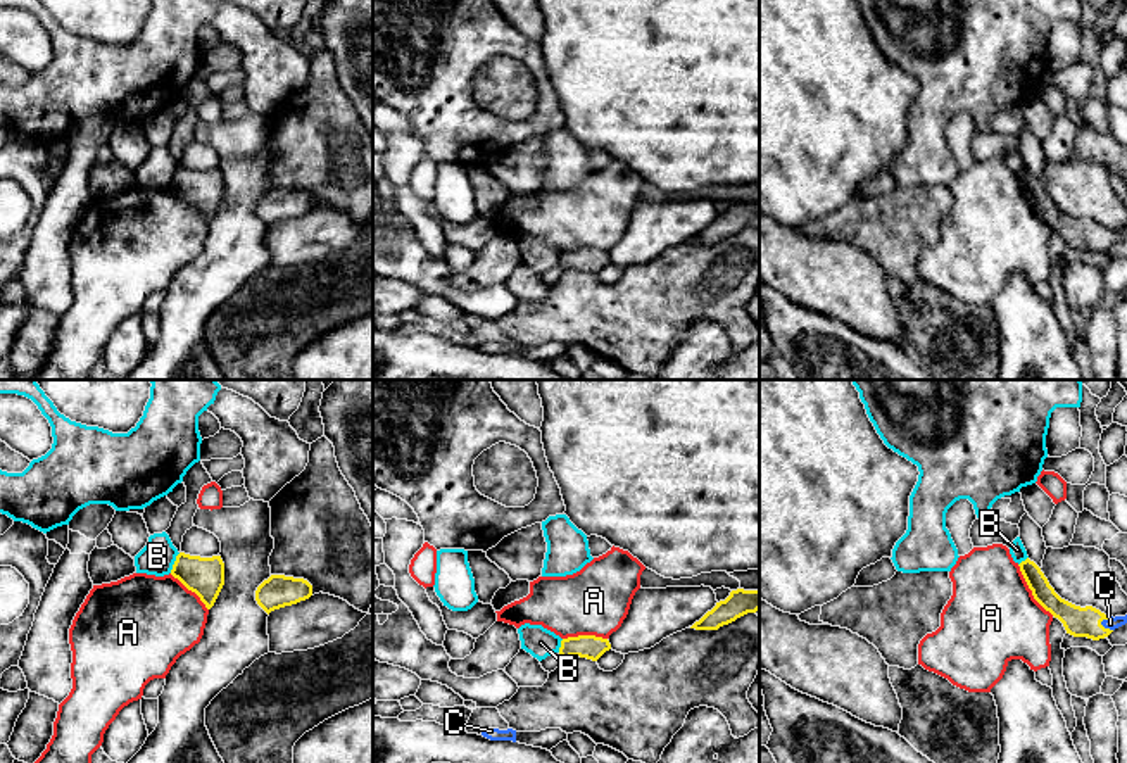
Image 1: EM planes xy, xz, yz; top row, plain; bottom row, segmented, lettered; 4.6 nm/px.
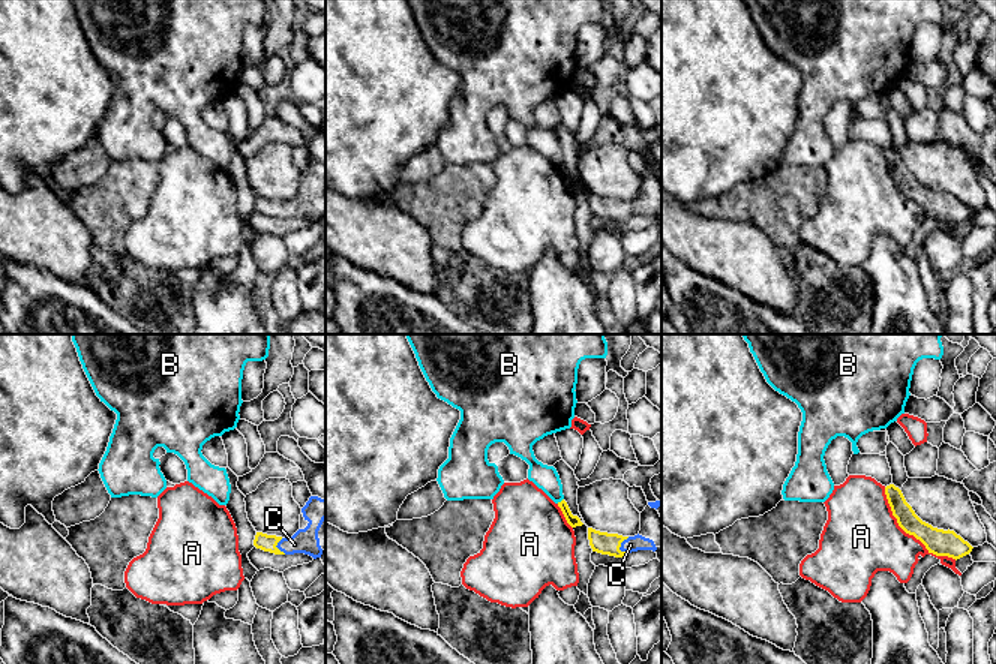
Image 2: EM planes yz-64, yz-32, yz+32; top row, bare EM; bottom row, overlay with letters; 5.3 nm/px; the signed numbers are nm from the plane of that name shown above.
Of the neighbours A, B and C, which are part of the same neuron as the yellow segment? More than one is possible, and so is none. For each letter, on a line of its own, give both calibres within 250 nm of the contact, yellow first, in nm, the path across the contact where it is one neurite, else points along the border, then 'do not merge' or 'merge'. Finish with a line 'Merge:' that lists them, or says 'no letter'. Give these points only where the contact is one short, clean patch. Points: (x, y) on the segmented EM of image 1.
A: calibres 120 and 420 nm; do not merge
B: calibres 180 and 160 nm; border xy (180, 553), (169, 572); do not merge
C: calibres 140 and 60 nm; way yz (1081, 622), (1103, 627), (1112, 624); merge
Merge: C

